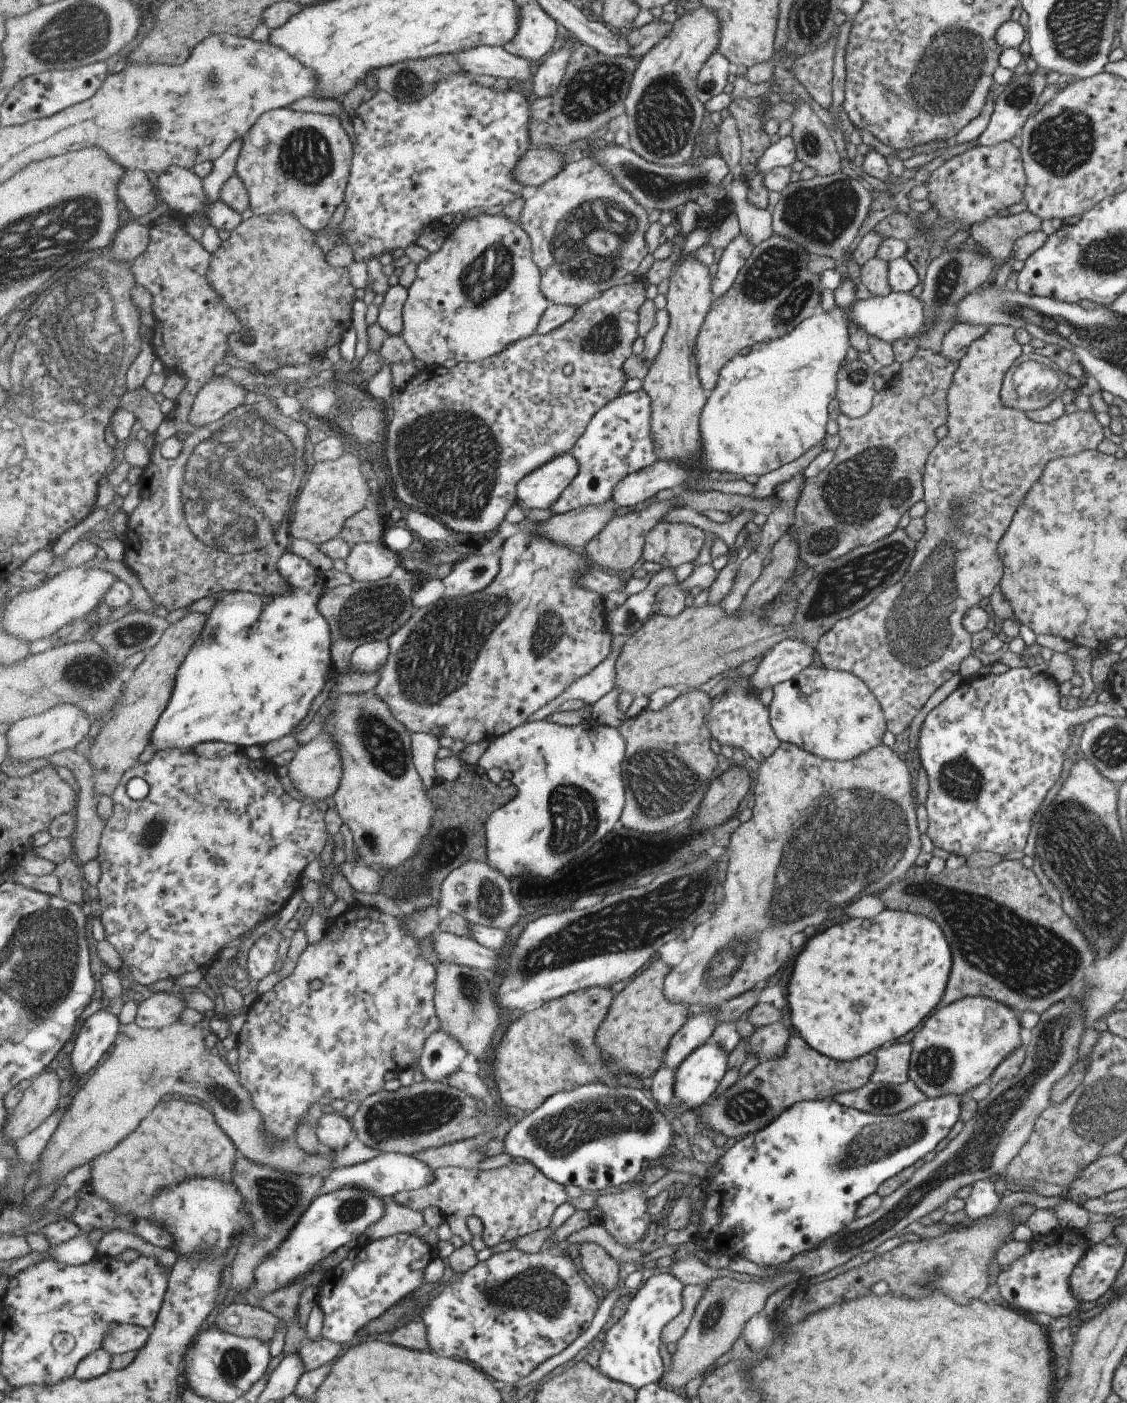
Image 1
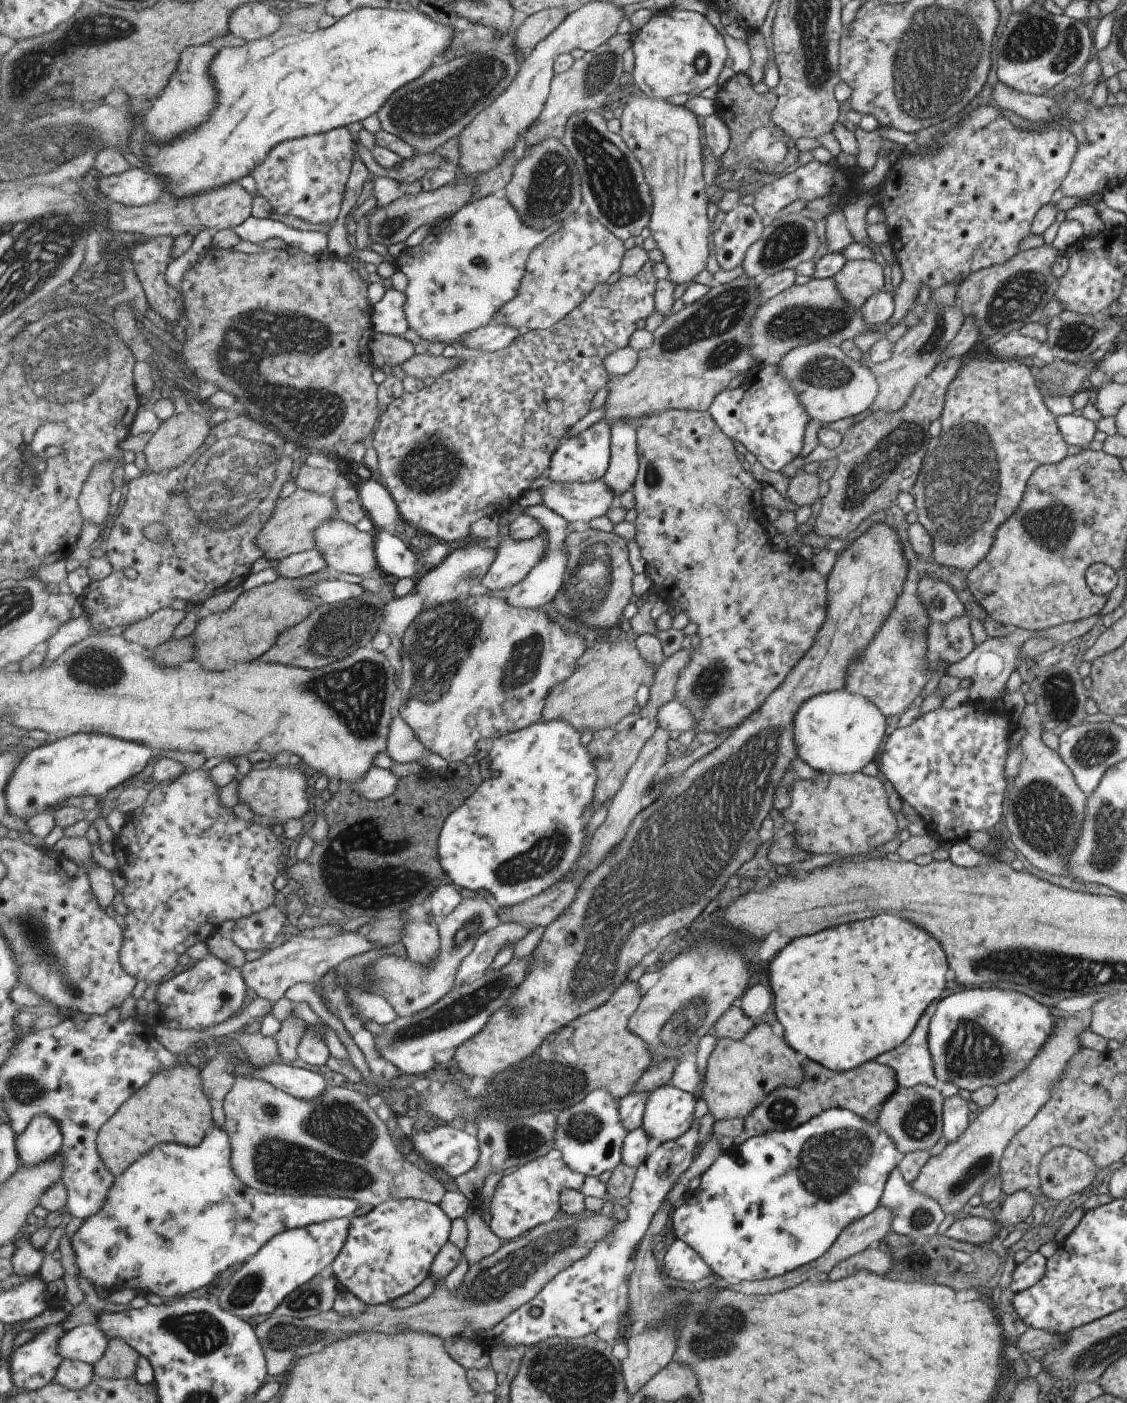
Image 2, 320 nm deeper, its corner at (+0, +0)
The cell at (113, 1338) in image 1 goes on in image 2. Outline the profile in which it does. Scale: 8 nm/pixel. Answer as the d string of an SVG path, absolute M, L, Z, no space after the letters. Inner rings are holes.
M80 1325L63 1333L58 1340L58 1354L63 1360L94 1365L105 1356L110 1342L98 1325Z

